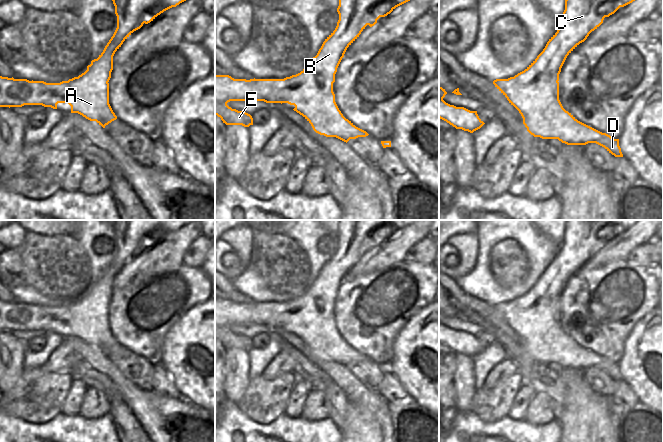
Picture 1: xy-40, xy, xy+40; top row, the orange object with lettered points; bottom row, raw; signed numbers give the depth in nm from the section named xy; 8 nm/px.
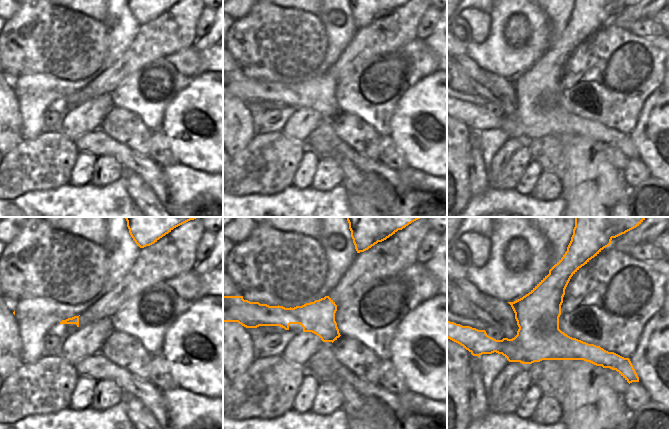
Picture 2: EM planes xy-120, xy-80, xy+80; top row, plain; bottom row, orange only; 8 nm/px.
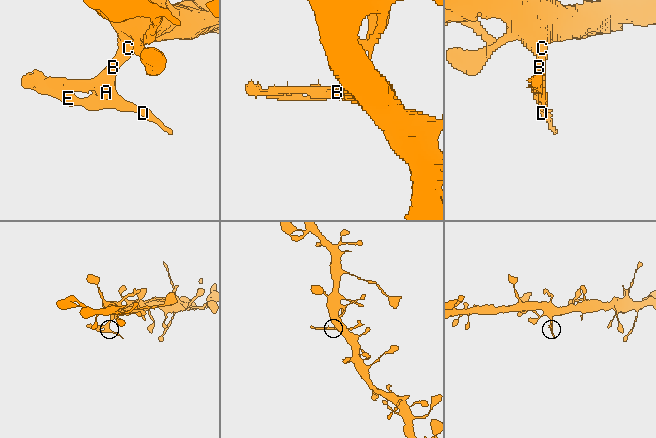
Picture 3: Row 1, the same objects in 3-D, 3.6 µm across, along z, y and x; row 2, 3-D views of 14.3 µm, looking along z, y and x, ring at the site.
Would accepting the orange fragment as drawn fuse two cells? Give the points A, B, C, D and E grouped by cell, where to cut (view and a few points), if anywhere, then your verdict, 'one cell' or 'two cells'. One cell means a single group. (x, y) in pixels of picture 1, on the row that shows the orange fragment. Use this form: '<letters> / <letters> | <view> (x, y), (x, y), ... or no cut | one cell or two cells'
A D E / B C | xy (317, 53), (319, 65), (316, 73), (328, 76), (332, 83) | two cells

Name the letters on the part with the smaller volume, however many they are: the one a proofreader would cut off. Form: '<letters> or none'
A, D, E

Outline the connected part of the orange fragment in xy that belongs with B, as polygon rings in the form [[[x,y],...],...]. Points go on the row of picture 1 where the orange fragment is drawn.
[[[339,0],[337,12],[339,20],[335,30],[325,39],[318,51],[320,65],[316,69],[316,75],[322,73],[335,82],[337,68],[344,57],[347,48],[359,37],[367,25],[370,27],[377,23],[380,17],[390,14],[396,7],[410,0]]]

